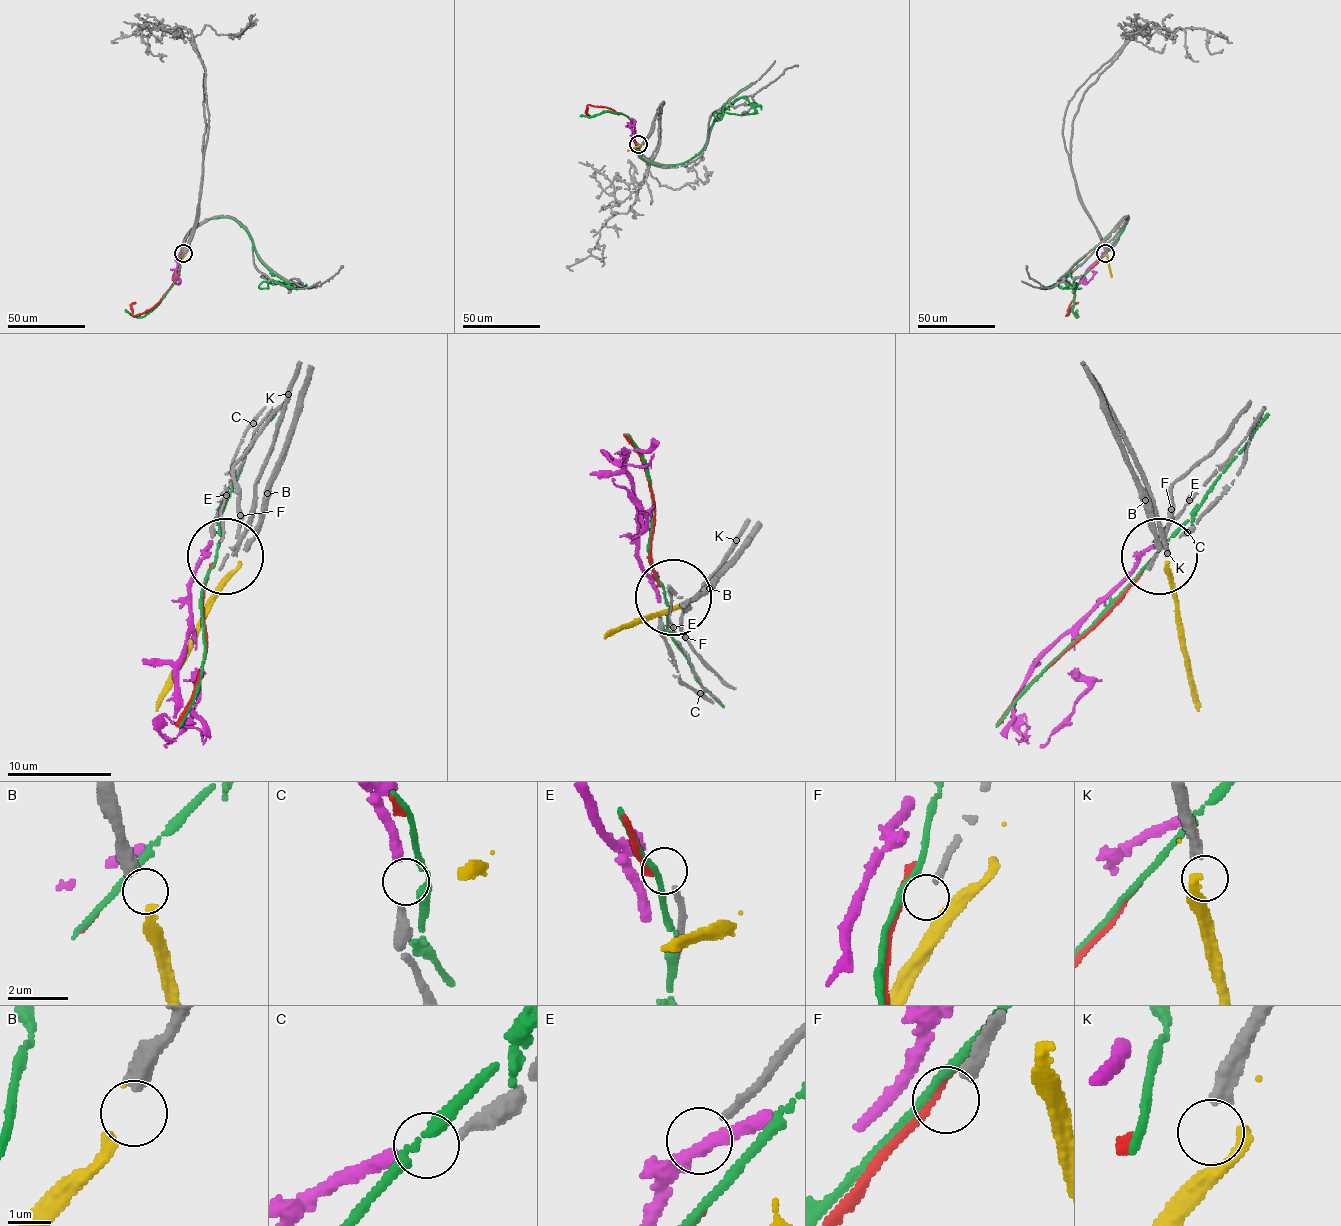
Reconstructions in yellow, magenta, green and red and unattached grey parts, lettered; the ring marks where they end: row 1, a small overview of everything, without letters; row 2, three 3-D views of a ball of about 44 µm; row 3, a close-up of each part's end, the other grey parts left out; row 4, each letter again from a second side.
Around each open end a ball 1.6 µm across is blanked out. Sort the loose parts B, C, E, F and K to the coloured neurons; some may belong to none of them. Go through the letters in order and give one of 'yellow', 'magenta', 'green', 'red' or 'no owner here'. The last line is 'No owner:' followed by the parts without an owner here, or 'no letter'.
B: yellow
C: magenta
E: no owner here
F: no owner here
K: no owner here
No owner: E, F, K

